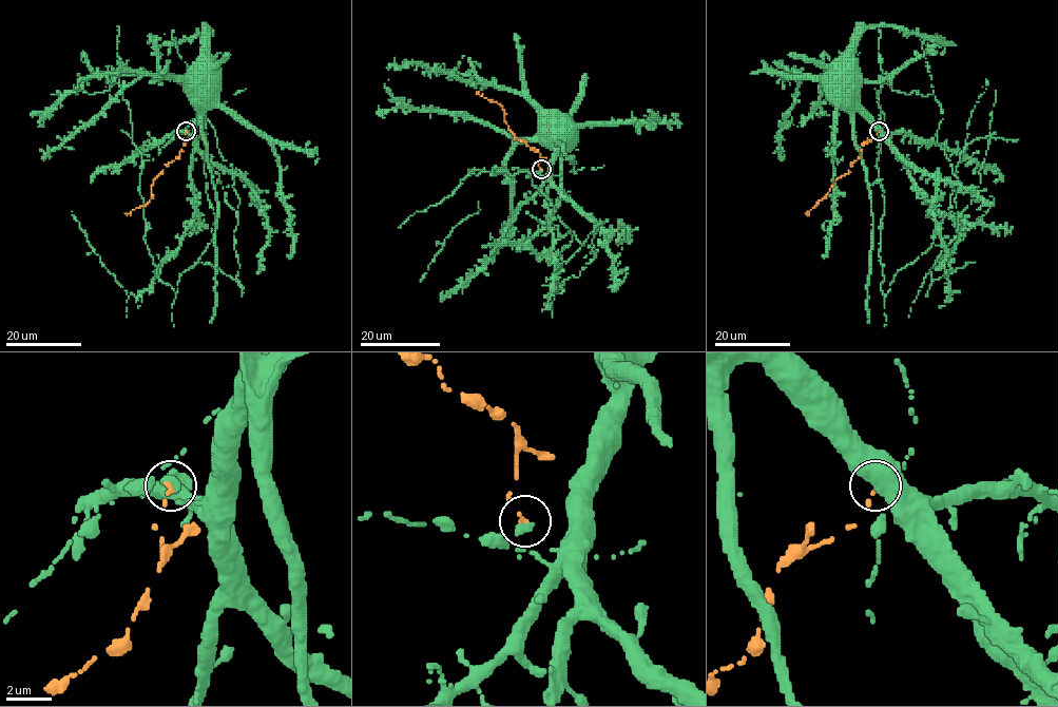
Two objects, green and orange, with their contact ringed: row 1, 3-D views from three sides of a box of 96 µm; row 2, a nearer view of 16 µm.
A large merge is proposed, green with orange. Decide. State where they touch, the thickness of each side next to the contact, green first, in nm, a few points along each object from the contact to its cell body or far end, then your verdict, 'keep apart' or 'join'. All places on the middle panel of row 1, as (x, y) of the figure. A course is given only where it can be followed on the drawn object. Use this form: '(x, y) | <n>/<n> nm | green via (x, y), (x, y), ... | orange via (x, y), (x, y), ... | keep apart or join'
(541, 169) | 280/150 nm | green via (540, 170), (539, 175), (546, 177), (555, 150), (553, 139) | orange via (540, 169), (539, 153), (514, 136), (501, 106), (477, 91) | keep apart

